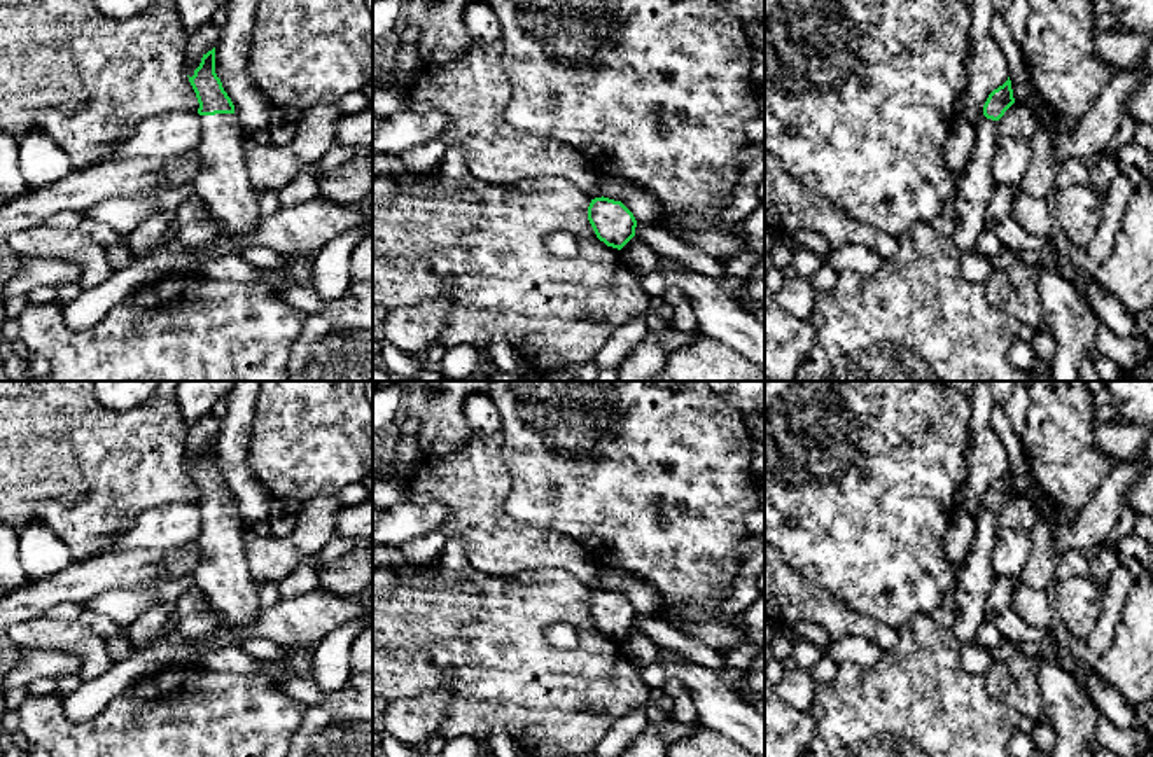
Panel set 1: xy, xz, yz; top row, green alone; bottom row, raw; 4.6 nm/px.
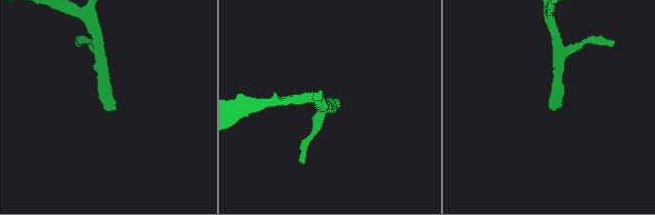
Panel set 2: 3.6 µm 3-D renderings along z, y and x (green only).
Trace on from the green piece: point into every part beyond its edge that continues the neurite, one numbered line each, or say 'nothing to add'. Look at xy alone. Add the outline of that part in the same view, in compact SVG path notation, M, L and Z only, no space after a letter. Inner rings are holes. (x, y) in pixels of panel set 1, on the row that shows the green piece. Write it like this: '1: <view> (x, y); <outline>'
1: xy (223, 184); M234 114L201 115L201 142L196 149L201 168L192 180L194 194L205 203L219 231L241 238L262 217L259 192L245 168L247 129Z

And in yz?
1: yz (975, 187); M983 115L975 126L971 159L957 178L955 226L948 238L959 257L975 252L989 220L989 205L997 189L992 175L997 138L997 121Z

